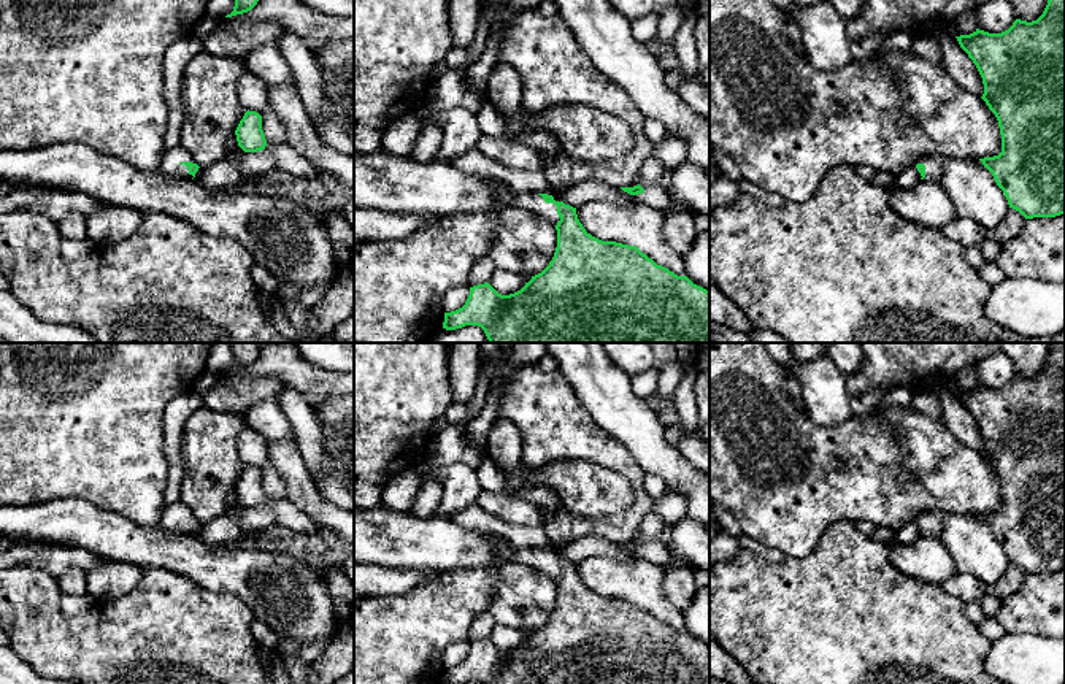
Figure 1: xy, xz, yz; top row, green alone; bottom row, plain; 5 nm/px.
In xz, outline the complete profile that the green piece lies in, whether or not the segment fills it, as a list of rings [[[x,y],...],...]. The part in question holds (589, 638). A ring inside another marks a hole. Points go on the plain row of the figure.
[[[525,548],[517,559],[556,581],[557,603],[549,621],[509,651],[498,649],[489,638],[470,643],[465,660],[444,668],[443,684],[478,681],[481,684],[709,684],[709,646],[657,621],[636,601],[602,597],[586,587],[576,563],[548,549]]]

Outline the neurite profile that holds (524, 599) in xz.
[[[521,562],[500,567],[497,589],[487,605],[495,624],[535,632],[554,613],[557,586],[548,574]]]

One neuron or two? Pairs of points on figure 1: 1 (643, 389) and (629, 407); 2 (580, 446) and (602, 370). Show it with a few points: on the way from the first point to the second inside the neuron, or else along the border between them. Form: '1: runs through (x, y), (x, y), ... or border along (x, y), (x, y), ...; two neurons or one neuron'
1: border along (629, 378), (630, 388), (648, 402); two neurons
2: border along (569, 381), (591, 418), (616, 438); two neurons

